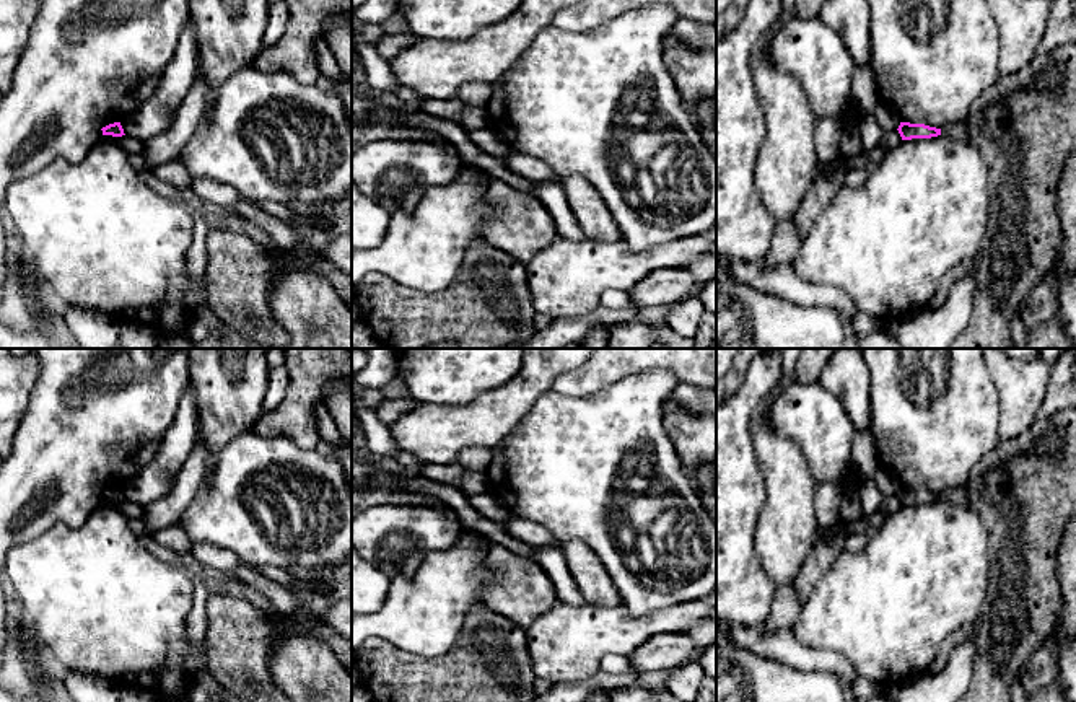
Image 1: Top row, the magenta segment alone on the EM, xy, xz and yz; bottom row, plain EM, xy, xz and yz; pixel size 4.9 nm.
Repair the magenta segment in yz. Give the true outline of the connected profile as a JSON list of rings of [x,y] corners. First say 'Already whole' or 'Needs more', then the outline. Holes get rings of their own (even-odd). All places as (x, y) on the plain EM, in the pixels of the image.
Already whole. [[[900,487],[897,495],[899,495],[902,505],[931,503],[931,502],[941,500],[941,494],[929,492],[925,489]]]

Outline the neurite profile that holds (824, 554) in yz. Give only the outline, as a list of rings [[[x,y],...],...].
[[[838,531],[829,541],[819,541],[807,555],[794,585],[799,599],[806,603],[819,578],[830,568],[837,557],[846,551],[848,533]]]

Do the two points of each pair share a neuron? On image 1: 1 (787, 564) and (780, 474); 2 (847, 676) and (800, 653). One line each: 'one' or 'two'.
1: one
2: one

